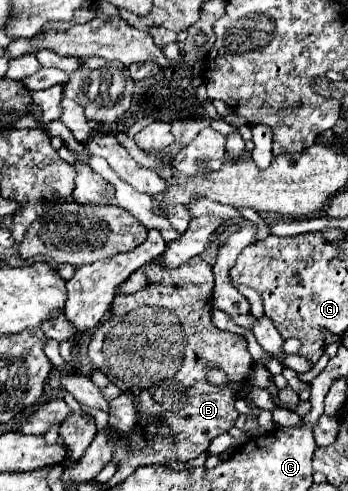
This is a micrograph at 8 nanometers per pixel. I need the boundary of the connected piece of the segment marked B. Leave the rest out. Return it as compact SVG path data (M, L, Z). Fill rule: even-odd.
M196 256L174 270L158 272L158 268L152 266L150 278L152 280L148 288L130 296L114 298L110 312L100 322L100 326L96 326L92 342L88 346L92 366L106 374L110 382L116 384L122 392L134 394L142 414L164 414L166 426L162 426L160 434L164 434L164 430L168 430L170 434L172 430L170 438L162 436L154 440L144 440L134 434L126 436L128 442L136 442L144 452L142 458L134 458L136 466L164 464L164 460L186 462L198 458L208 448L212 438L228 432L234 426L238 410L234 408L236 394L232 394L232 390L236 390L236 386L244 386L252 374L252 356L246 350L246 342L238 334L218 330L210 322L210 290L214 288L214 278L212 266L208 262ZM212 368L226 372L228 386L212 386L212 382L208 382L208 370Z

